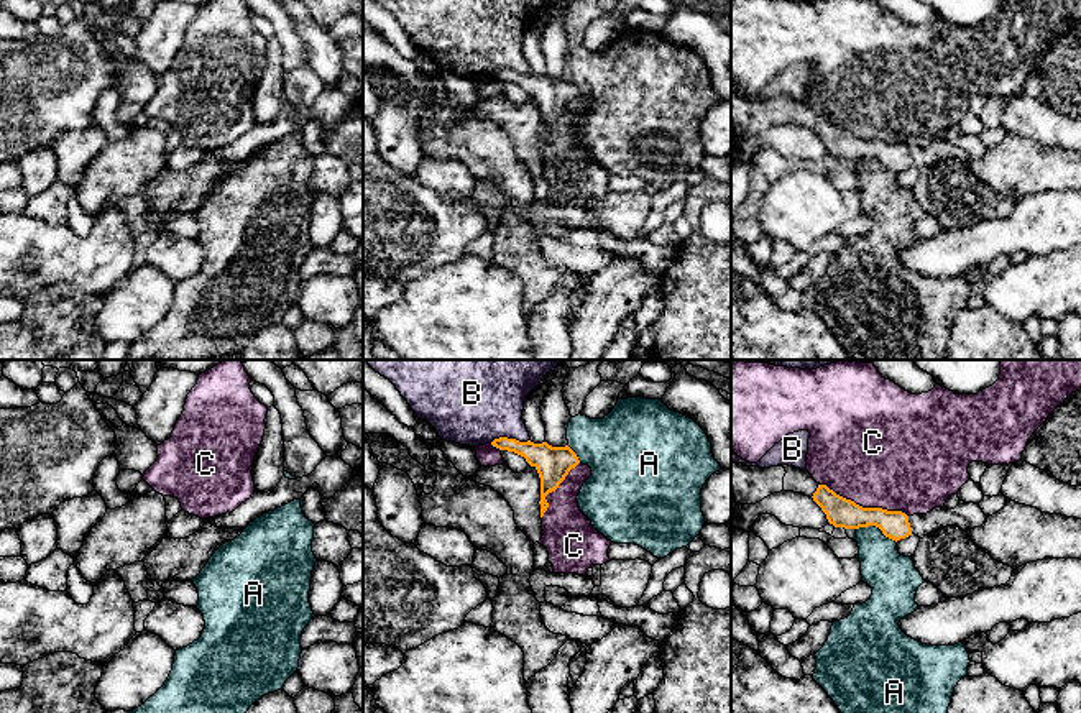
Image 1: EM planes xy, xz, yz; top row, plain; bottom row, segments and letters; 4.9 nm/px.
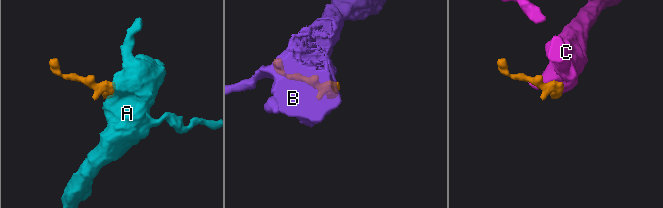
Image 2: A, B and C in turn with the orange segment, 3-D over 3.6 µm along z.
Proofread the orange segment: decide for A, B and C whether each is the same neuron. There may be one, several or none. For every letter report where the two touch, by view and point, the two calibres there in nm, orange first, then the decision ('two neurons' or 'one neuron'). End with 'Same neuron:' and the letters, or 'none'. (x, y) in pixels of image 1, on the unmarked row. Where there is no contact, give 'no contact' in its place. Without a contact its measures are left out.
A: yz (876, 158) | 140/220 nm | two neurons
B: xz (510, 71) | 170/380 nm | two neurons
C: yz (864, 140) | 140/480 nm | two neurons
Same neuron: none

